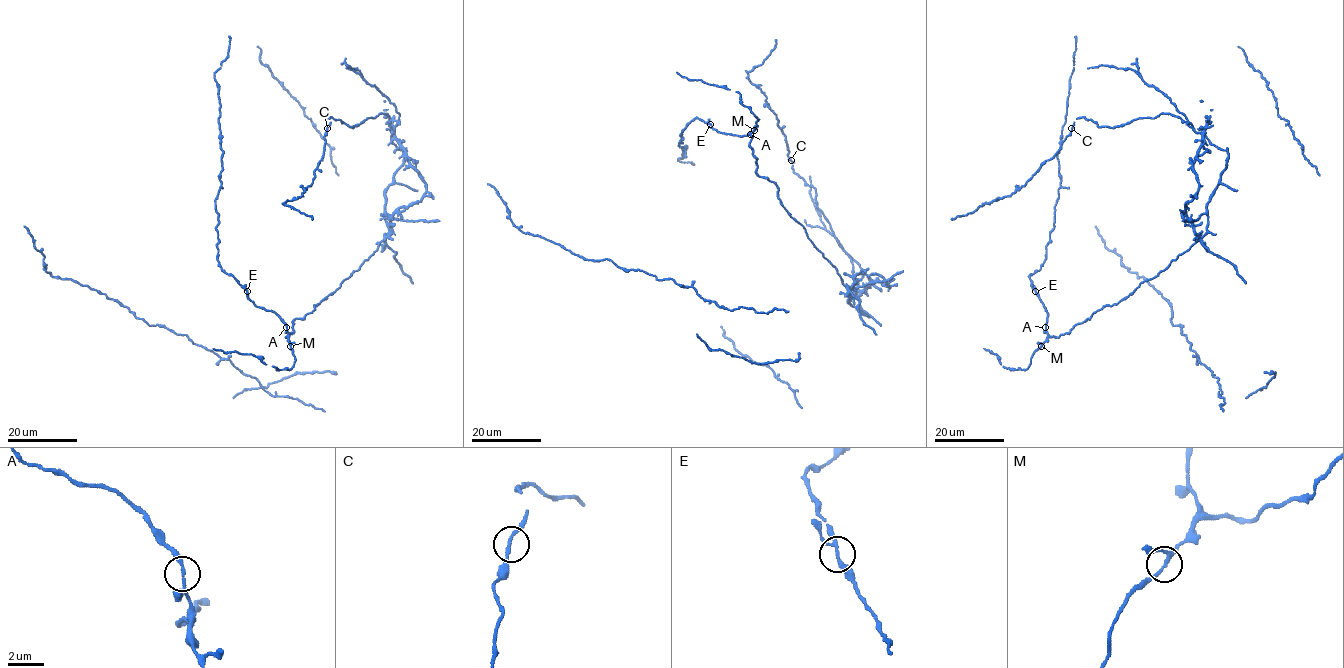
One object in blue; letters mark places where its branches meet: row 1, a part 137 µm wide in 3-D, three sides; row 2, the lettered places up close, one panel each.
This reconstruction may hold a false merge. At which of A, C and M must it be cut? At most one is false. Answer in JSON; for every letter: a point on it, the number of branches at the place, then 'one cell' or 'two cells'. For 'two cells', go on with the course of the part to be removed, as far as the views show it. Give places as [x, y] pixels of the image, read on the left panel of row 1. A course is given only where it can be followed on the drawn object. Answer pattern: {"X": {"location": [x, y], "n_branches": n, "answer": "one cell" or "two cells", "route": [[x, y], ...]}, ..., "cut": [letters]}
{"A": {"location": [286, 327], "n_branches": 3, "answer": "one cell"}, "C": {"location": [327, 128], "n_branches": 2, "answer": "one cell"}, "M": {"location": [290, 346], "n_branches": 3, "answer": "one cell"}, "cut": []}

